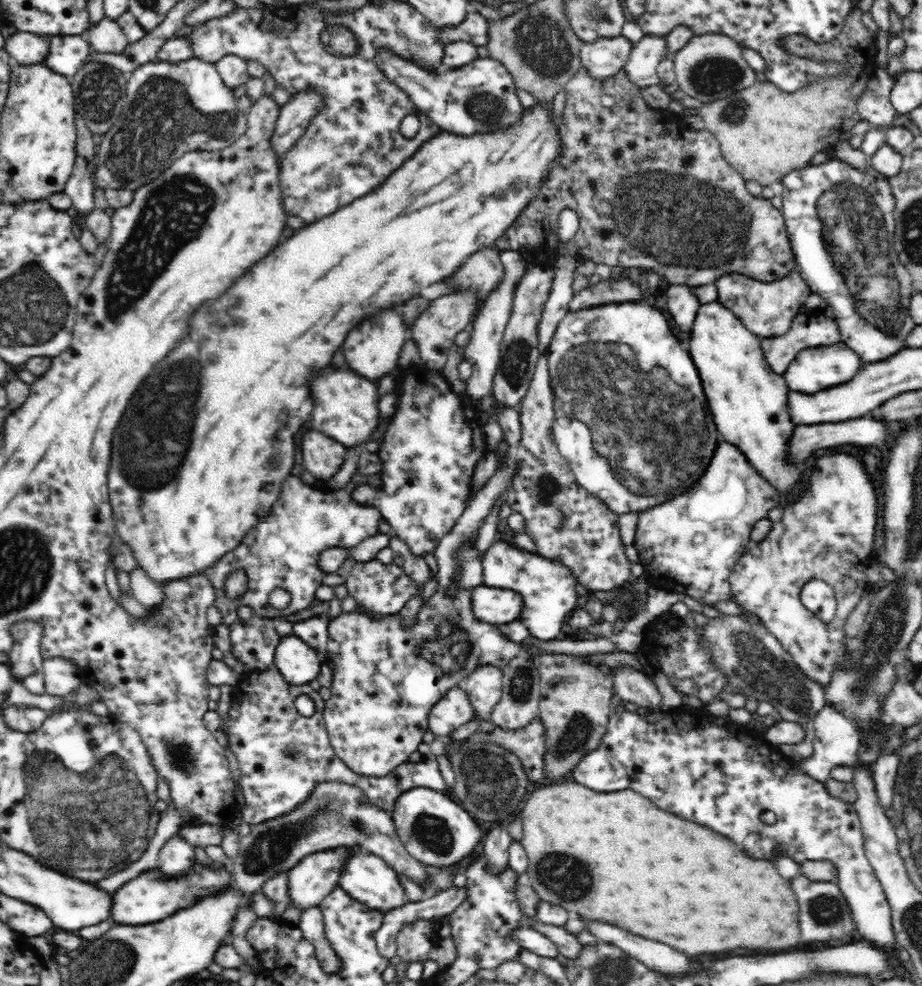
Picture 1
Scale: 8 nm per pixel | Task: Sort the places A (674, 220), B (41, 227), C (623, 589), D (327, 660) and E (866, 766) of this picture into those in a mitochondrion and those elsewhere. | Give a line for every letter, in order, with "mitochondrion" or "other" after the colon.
A: mitochondrion
B: other
C: other
D: other
E: other

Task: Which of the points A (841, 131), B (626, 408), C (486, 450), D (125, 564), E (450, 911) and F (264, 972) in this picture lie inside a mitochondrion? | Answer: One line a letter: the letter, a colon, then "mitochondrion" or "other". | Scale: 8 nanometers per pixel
A: other
B: mitochondrion
C: other
D: other
E: other
F: other

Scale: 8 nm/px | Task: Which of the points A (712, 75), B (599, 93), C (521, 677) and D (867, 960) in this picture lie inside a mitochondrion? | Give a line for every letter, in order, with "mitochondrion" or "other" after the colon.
A: mitochondrion
B: other
C: mitochondrion
D: other

